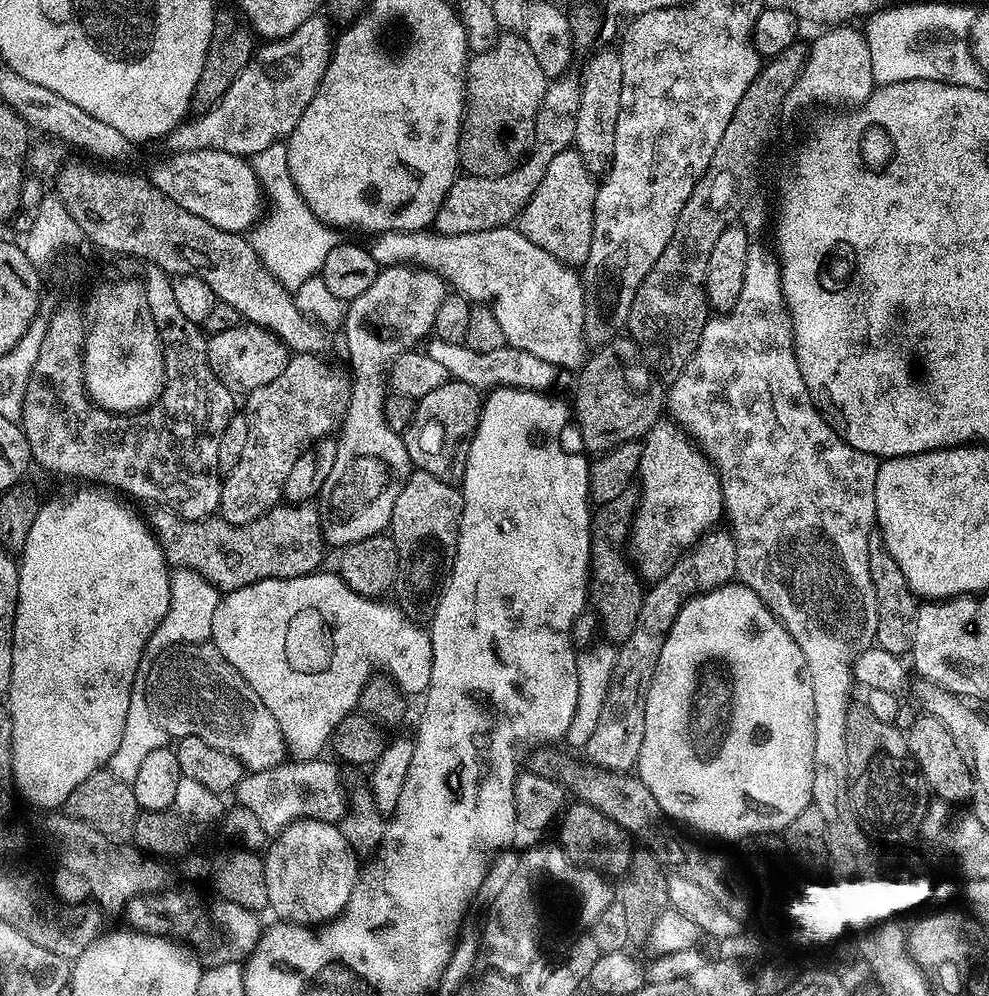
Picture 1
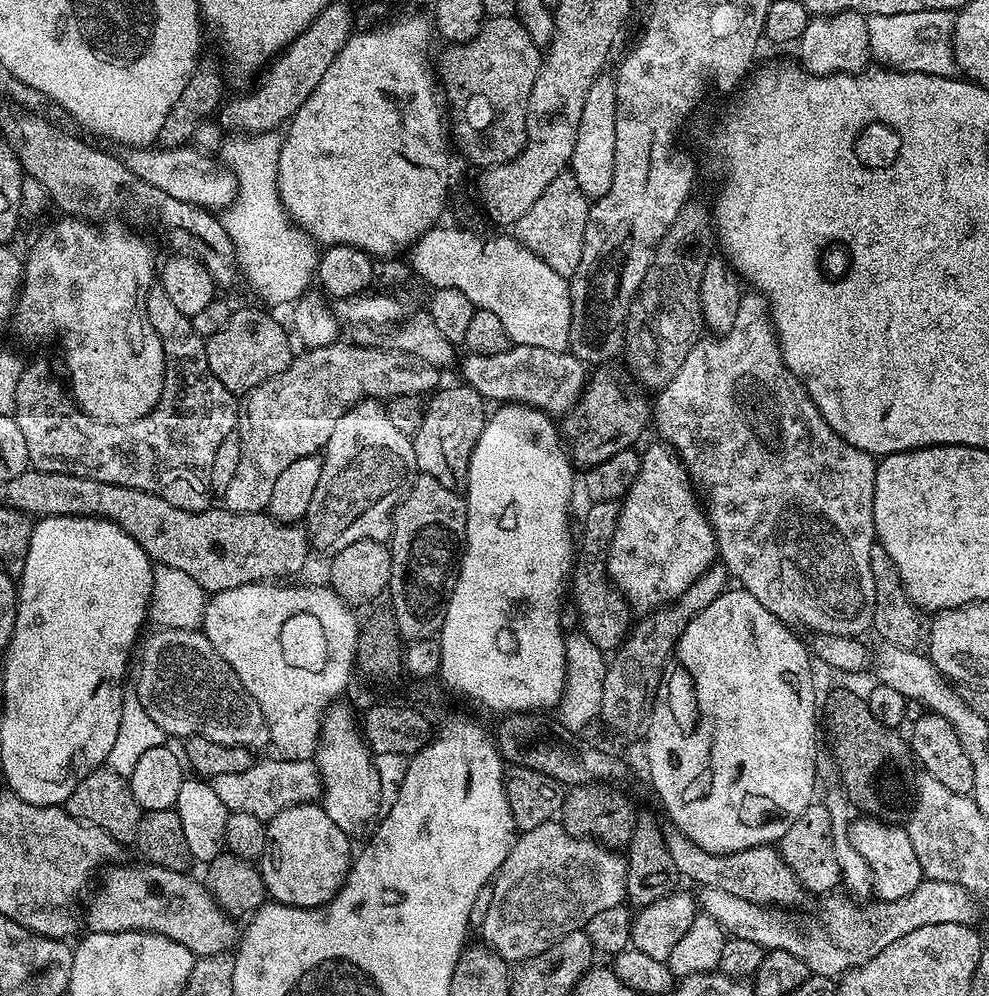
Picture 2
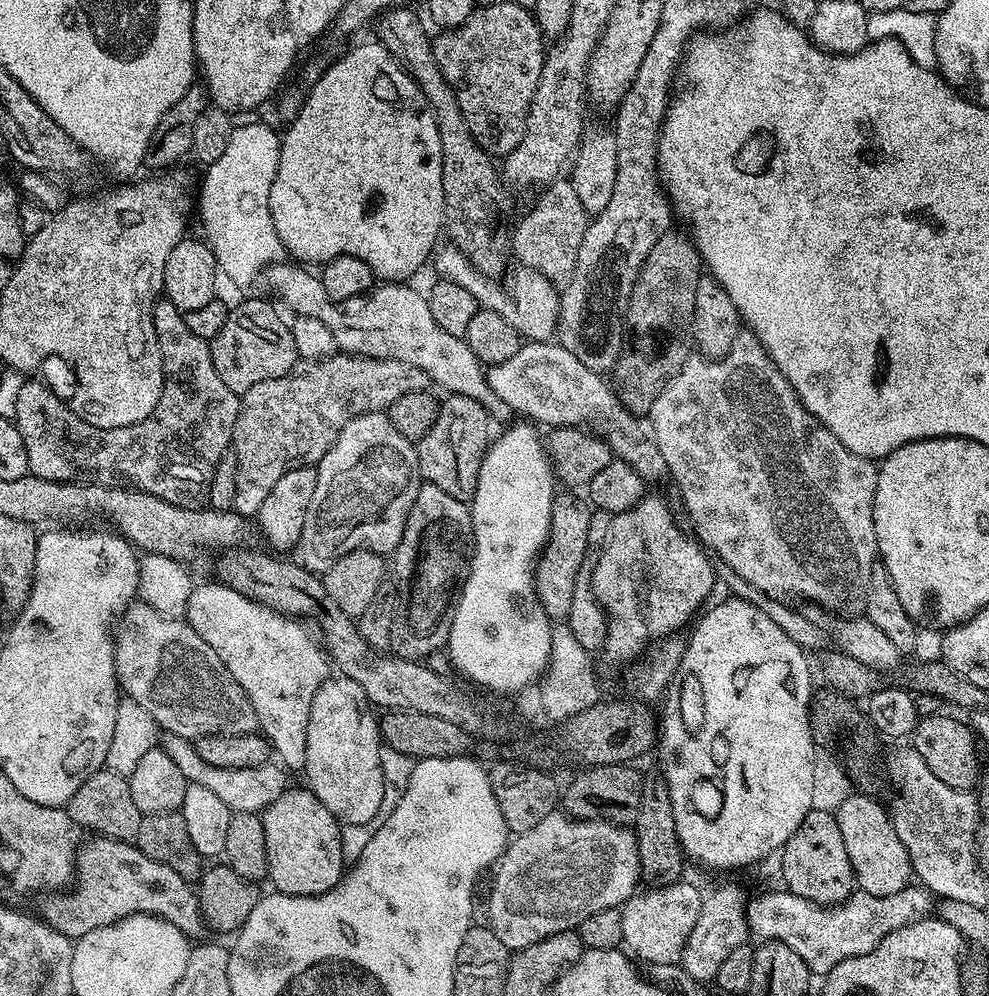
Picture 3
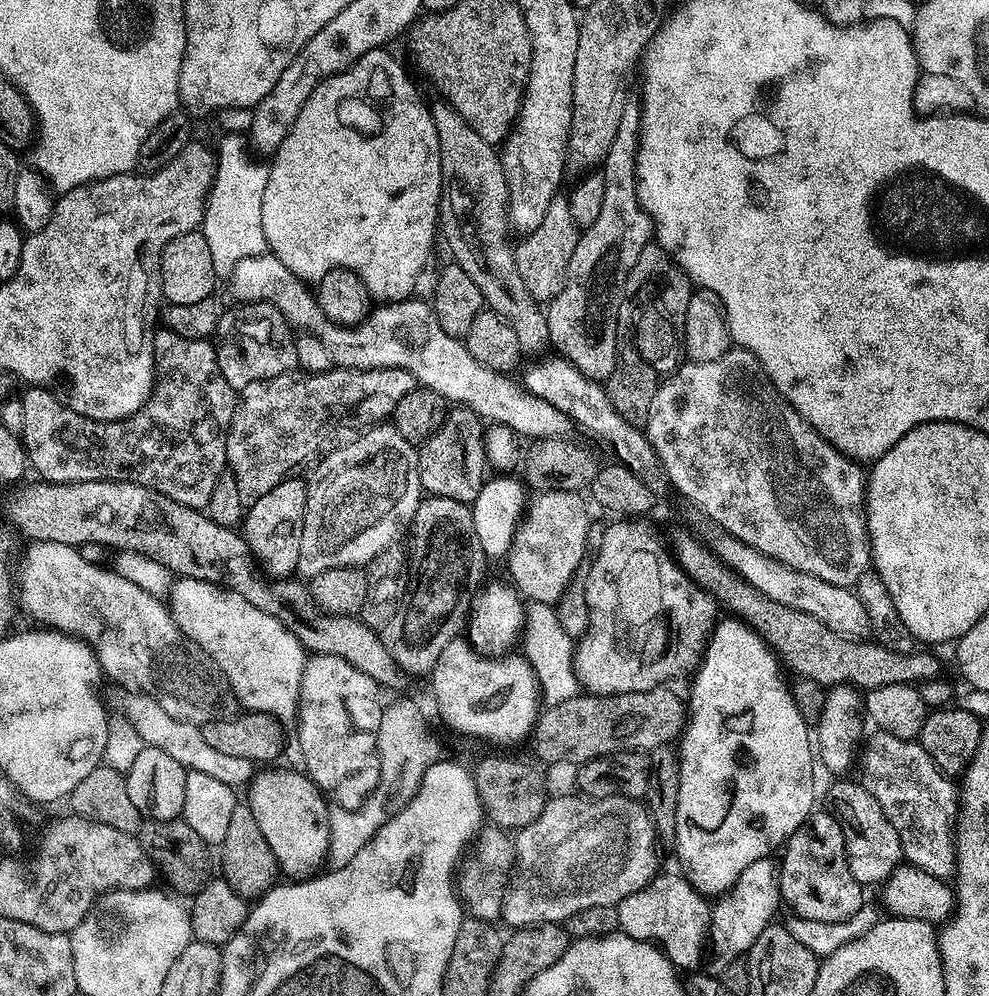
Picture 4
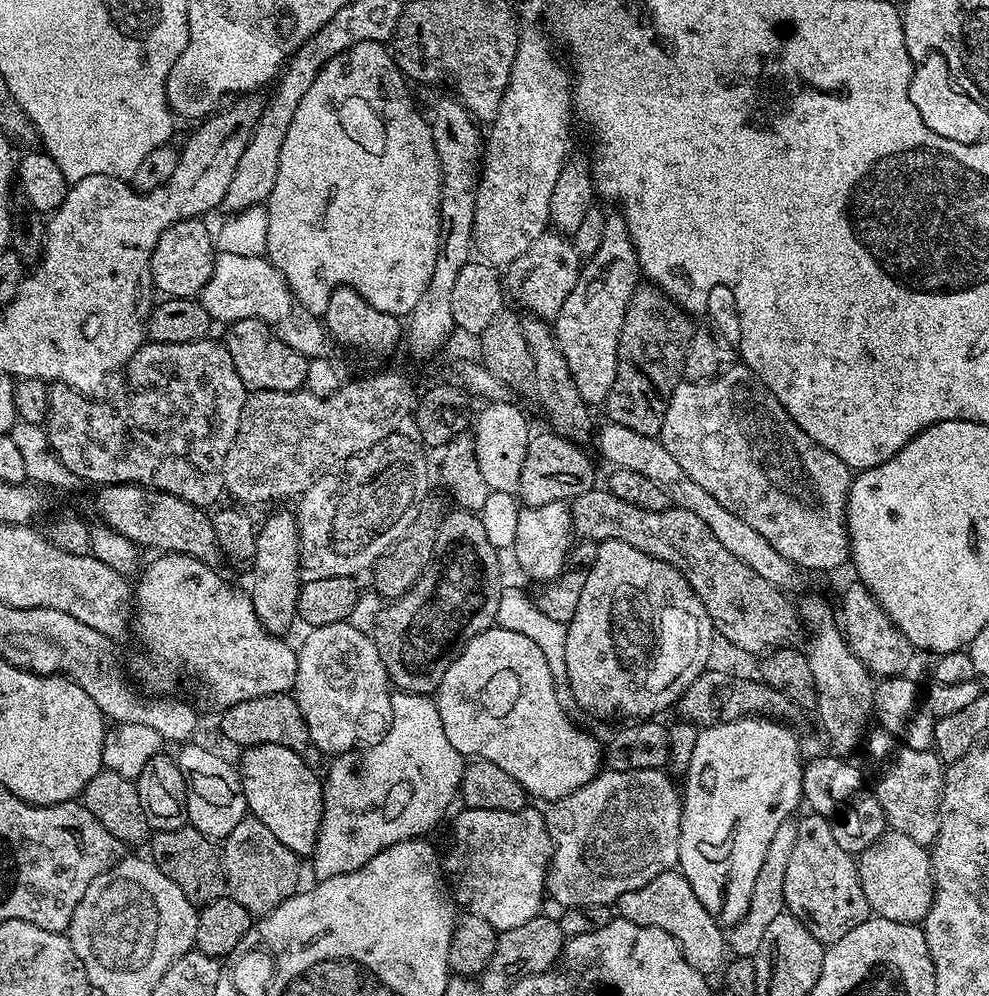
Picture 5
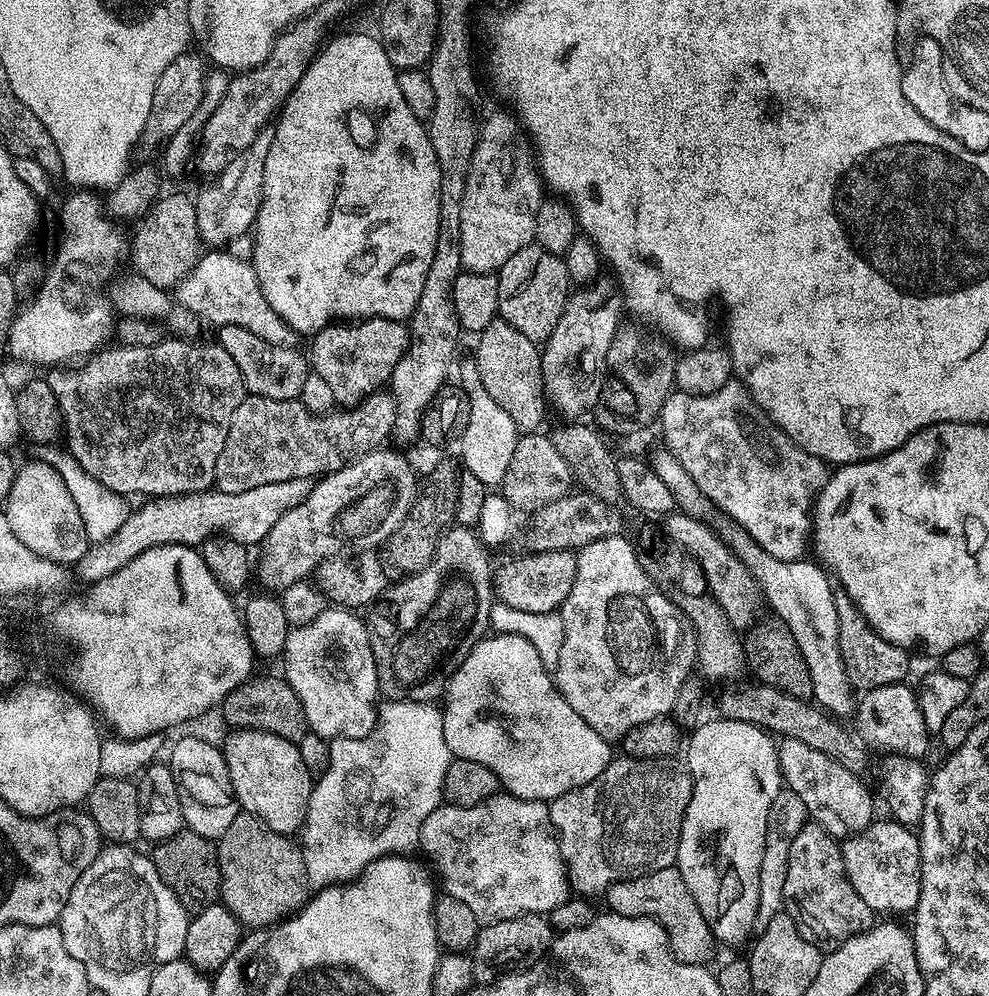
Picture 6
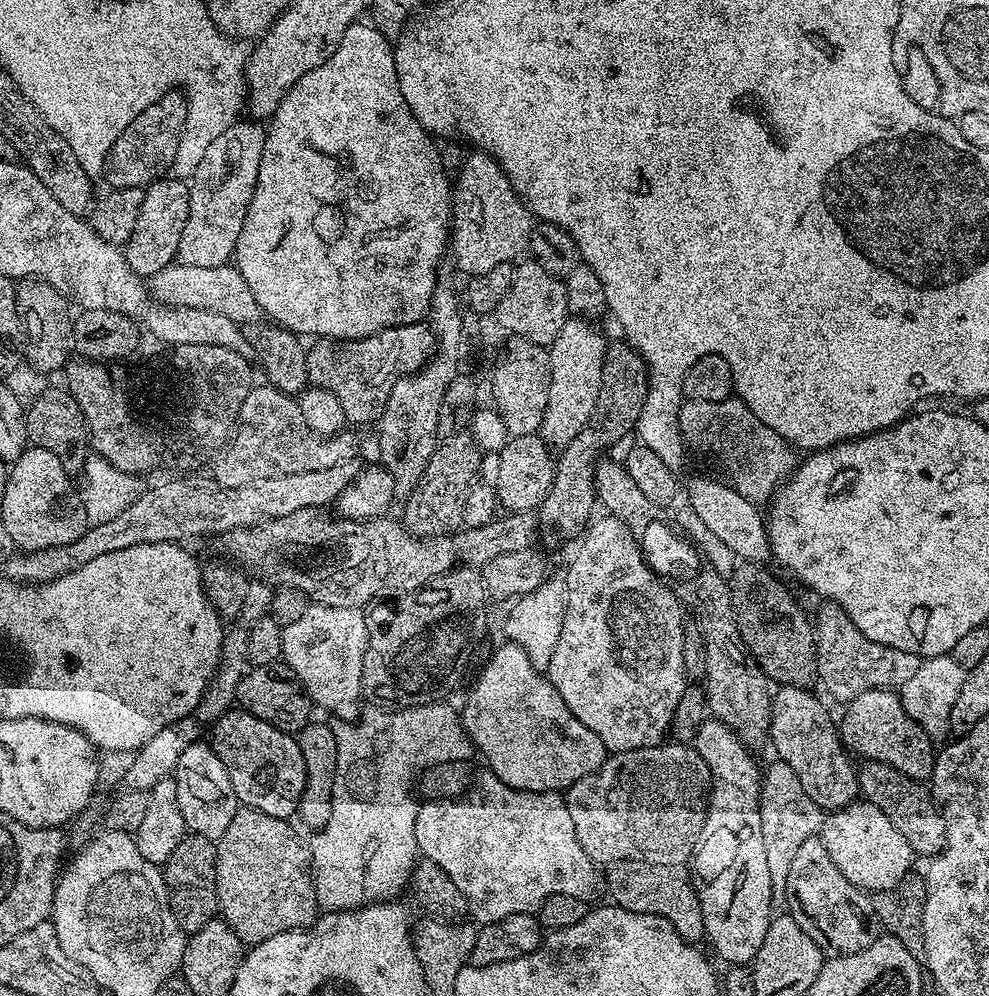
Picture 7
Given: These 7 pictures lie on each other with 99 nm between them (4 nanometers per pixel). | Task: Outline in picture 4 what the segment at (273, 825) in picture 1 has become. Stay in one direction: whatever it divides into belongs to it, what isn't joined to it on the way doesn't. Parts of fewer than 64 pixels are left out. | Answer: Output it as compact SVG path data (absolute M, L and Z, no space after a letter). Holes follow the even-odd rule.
M139 690L128 691L132 692L126 693L121 698L119 711L124 719L130 722L130 726L138 730L138 734L143 738L147 747L163 750L165 754L170 754L170 758L174 758L174 762L178 762L189 772L210 774L218 778L218 782L226 782L234 790L239 789L239 784L247 785L251 781L254 775L254 765L249 760L214 750L214 746L210 746L210 742L202 738L201 725L182 722L166 714L166 710L162 710L162 706L153 696L146 696Z

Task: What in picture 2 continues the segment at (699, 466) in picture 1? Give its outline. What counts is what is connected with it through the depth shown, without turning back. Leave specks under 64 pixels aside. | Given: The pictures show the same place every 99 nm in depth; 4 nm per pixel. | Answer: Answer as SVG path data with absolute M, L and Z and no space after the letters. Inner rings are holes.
M657 442L640 452L638 478L634 478L630 490L624 495L620 505L618 530L614 530L608 551L608 576L629 601L638 598L638 584L654 584L650 578L662 578L662 572L668 572L668 601L674 600L717 559L716 535L708 520L705 505L702 500L700 504L695 491L697 489L688 469L680 461L676 449L669 444Z

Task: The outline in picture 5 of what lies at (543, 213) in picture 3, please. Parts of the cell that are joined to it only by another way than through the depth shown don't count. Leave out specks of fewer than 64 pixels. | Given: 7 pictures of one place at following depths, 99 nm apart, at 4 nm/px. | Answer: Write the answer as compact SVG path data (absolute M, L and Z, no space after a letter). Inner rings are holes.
M555 230L545 231L534 242L530 242L526 254L520 255L513 264L506 268L506 292L525 308L528 314L545 322L555 321L562 310L562 302L574 290L580 277L582 259L567 235Z

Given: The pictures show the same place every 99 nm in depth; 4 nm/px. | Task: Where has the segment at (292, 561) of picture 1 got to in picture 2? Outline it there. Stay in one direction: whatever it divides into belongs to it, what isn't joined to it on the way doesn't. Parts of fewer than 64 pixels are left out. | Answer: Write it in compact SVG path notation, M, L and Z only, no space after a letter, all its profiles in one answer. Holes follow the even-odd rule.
M33 467L18 474L18 478L3 481L2 488L7 503L33 518L99 516L114 521L146 550L153 562L190 574L205 594L234 590L234 586L287 581L287 576L296 576L303 570L310 553L304 526L275 520L267 511L229 512L223 506L209 506L203 512L187 512L146 490L94 482L94 478L78 478L74 474L39 472Z

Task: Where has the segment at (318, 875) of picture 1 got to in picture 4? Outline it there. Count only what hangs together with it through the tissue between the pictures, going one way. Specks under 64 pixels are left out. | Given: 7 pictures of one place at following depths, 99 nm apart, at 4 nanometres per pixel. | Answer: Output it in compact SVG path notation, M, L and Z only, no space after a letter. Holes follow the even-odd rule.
M280 766L265 767L253 775L246 803L258 821L262 838L270 845L277 869L293 881L307 880L325 867L334 840L332 820L328 817L330 804L325 793L303 771L276 767Z

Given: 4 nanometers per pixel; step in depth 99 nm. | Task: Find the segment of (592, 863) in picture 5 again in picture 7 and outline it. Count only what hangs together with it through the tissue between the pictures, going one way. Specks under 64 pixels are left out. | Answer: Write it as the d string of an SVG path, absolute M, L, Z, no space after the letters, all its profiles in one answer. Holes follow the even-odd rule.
M661 742L654 748L639 748L638 750L626 750L625 752L611 753L601 764L596 772L590 773L586 778L578 778L578 782L571 784L566 790L570 819L574 822L574 834L578 834L578 842L582 844L582 850L597 865L607 866L614 860L641 860L647 864L658 866L684 866L691 861L692 848L696 845L698 834L704 825L704 814L708 807L708 794L712 786L712 769L698 754L695 747L675 742Z

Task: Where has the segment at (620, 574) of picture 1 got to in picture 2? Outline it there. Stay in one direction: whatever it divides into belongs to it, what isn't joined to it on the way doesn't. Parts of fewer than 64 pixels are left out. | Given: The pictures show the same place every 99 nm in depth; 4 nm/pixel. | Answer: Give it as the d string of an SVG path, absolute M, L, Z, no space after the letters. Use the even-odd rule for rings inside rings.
M611 500L610 502L592 502L584 512L584 521L578 524L578 551L574 556L572 574L570 577L570 596L576 599L574 612L580 616L579 627L606 654L615 653L616 649L628 639L628 633L634 623L634 612L630 607L630 601L620 589L616 587L615 581L608 576L608 551L610 542L614 538L614 530L618 530L618 518L620 517L621 501Z

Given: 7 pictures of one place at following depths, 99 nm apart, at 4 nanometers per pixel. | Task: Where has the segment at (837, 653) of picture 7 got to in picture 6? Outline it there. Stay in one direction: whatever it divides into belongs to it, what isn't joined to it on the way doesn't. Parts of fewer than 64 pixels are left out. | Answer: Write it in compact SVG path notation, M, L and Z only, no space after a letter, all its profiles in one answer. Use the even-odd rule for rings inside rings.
M833 587L834 610L838 610L838 646L840 657L846 666L848 683L853 689L861 693L869 692L871 688L878 686L890 686L907 681L908 656L905 649L899 648L897 644L886 642L883 637L875 632L866 622L866 618L858 610L856 603L846 594L842 587Z

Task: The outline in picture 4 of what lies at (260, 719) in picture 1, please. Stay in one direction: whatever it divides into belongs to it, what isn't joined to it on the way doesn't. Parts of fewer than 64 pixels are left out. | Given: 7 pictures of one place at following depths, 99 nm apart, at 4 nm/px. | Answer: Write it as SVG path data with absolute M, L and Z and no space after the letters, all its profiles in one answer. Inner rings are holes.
M37 540L27 545L28 549L24 552L24 557L18 560L18 604L21 609L24 608L37 620L37 625L47 626L49 629L57 632L65 633L69 636L75 636L84 641L89 648L96 654L96 660L100 664L101 671L114 680L124 682L128 685L135 686L146 696L153 696L160 703L162 710L166 710L166 714L170 714L174 718L178 718L182 722L190 722L191 724L199 724L203 726L206 722L214 722L215 720L225 720L231 716L237 715L238 701L234 690L230 686L230 682L222 674L222 670L214 662L214 658L210 658L210 654L206 654L206 650L202 650L202 646L198 646L198 642L194 642L190 638L186 638L186 634L180 632L180 628L174 622L169 605L165 603L161 597L146 594L146 590L141 590L139 586L134 586L134 582L126 582L126 578L122 578L111 567L99 568L96 564L91 564L86 557L83 556L79 547L63 544L62 542L50 542L49 540Z

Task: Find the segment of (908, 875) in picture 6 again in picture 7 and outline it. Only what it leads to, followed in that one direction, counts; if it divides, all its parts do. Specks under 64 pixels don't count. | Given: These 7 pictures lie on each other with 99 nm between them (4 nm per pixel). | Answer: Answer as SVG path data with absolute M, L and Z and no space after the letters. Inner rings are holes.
M861 799L846 805L845 808L829 811L823 817L818 835L822 846L826 846L826 854L834 858L834 866L838 866L842 874L846 874L846 878L855 888L865 893L890 891L895 884L903 882L904 875L912 868L914 853L910 842L906 842L906 838L898 834L898 826L894 826L890 818L886 818L886 814L882 814L882 810L878 810L878 806L874 806L869 800Z

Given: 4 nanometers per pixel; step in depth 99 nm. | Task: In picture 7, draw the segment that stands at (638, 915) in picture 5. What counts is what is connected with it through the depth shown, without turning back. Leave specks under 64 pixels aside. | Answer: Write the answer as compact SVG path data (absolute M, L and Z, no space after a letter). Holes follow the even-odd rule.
M614 860L607 865L606 872L608 872L608 892L612 895L610 900L613 905L628 911L636 911L638 914L654 914L658 918L666 918L666 922L674 926L674 930L681 935L681 938L689 942L700 942L705 939L702 910L687 867L658 866L641 860Z

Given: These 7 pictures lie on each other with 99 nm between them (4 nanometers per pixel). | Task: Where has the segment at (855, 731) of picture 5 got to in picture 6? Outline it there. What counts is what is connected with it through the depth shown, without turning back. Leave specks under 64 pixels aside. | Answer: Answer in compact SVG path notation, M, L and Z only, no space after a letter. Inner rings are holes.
M724 518L718 533L749 568L759 585L763 603L773 608L775 617L794 634L806 668L810 670L810 682L815 703L823 711L836 718L851 717L854 712L854 689L848 683L846 666L840 657L838 646L838 610L834 610L834 587L829 573L819 563L808 558L779 560L774 558L750 536L746 529L731 519ZM812 563L812 564L811 564ZM829 580L829 581L828 581Z

